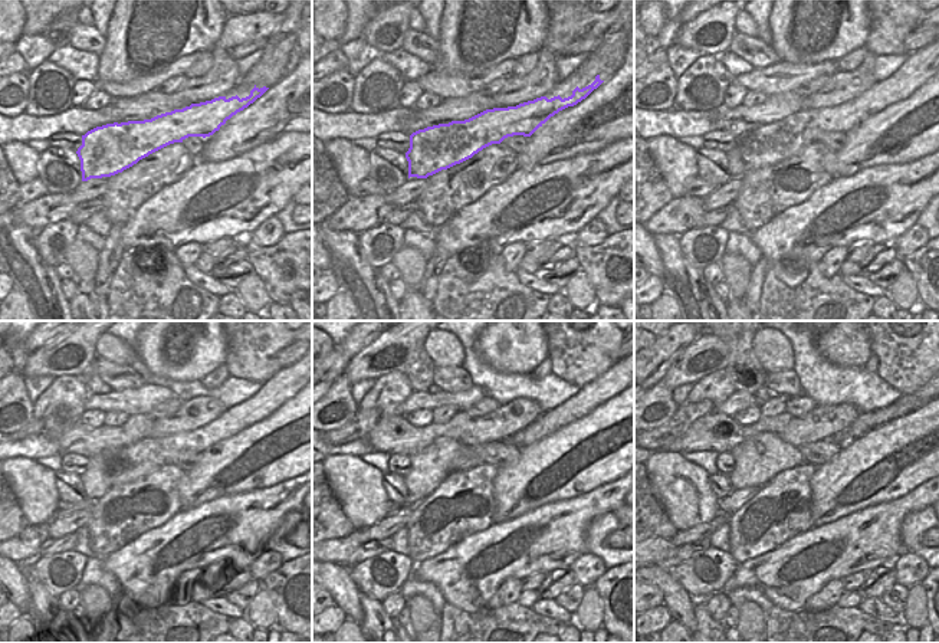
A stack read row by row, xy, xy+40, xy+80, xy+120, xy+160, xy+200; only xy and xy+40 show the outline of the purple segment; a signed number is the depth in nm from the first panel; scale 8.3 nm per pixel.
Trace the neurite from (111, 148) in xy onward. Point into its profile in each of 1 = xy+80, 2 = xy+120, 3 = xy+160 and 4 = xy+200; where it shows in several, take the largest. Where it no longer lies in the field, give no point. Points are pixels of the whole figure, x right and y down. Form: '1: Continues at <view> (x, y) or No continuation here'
1: Continues at xy+80 (764, 146)
2: Continues at xy+120 (128, 463)
3: Continues at xy+160 (539, 427)
4: Continues at xy+200 (925, 389).

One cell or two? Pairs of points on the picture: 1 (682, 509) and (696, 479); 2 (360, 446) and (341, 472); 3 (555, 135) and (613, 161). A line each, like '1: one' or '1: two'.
1: one
2: two
3: two

